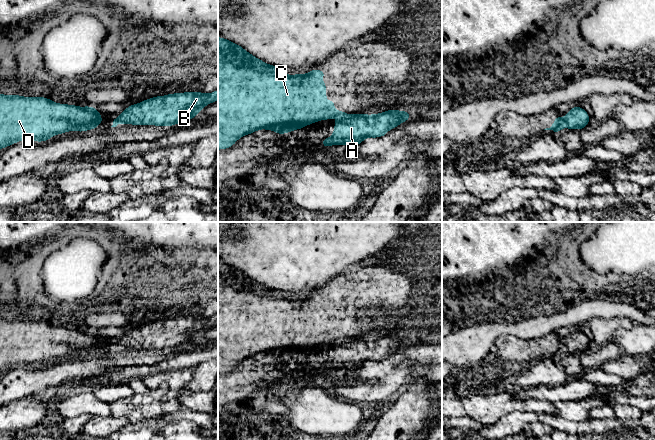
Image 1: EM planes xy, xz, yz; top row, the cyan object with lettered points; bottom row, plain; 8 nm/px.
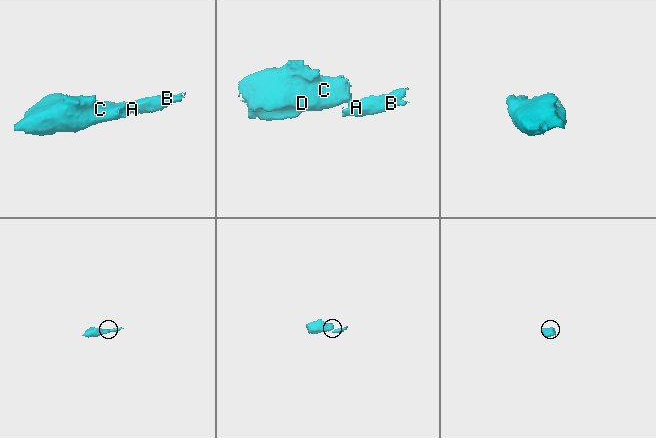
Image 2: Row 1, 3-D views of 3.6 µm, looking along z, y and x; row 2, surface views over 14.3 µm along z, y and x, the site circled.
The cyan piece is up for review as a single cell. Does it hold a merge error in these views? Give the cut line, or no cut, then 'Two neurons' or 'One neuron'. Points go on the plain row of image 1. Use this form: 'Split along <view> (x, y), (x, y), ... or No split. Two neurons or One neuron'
Split along xz (346, 339), (338, 343). Two neurons

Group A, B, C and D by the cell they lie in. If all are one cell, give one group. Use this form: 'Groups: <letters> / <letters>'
Groups: A B / C D

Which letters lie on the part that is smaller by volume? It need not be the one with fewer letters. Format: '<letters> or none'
A, B

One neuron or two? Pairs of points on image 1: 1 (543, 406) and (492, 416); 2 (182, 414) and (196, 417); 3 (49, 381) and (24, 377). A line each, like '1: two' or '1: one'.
1: one
2: one
3: one

